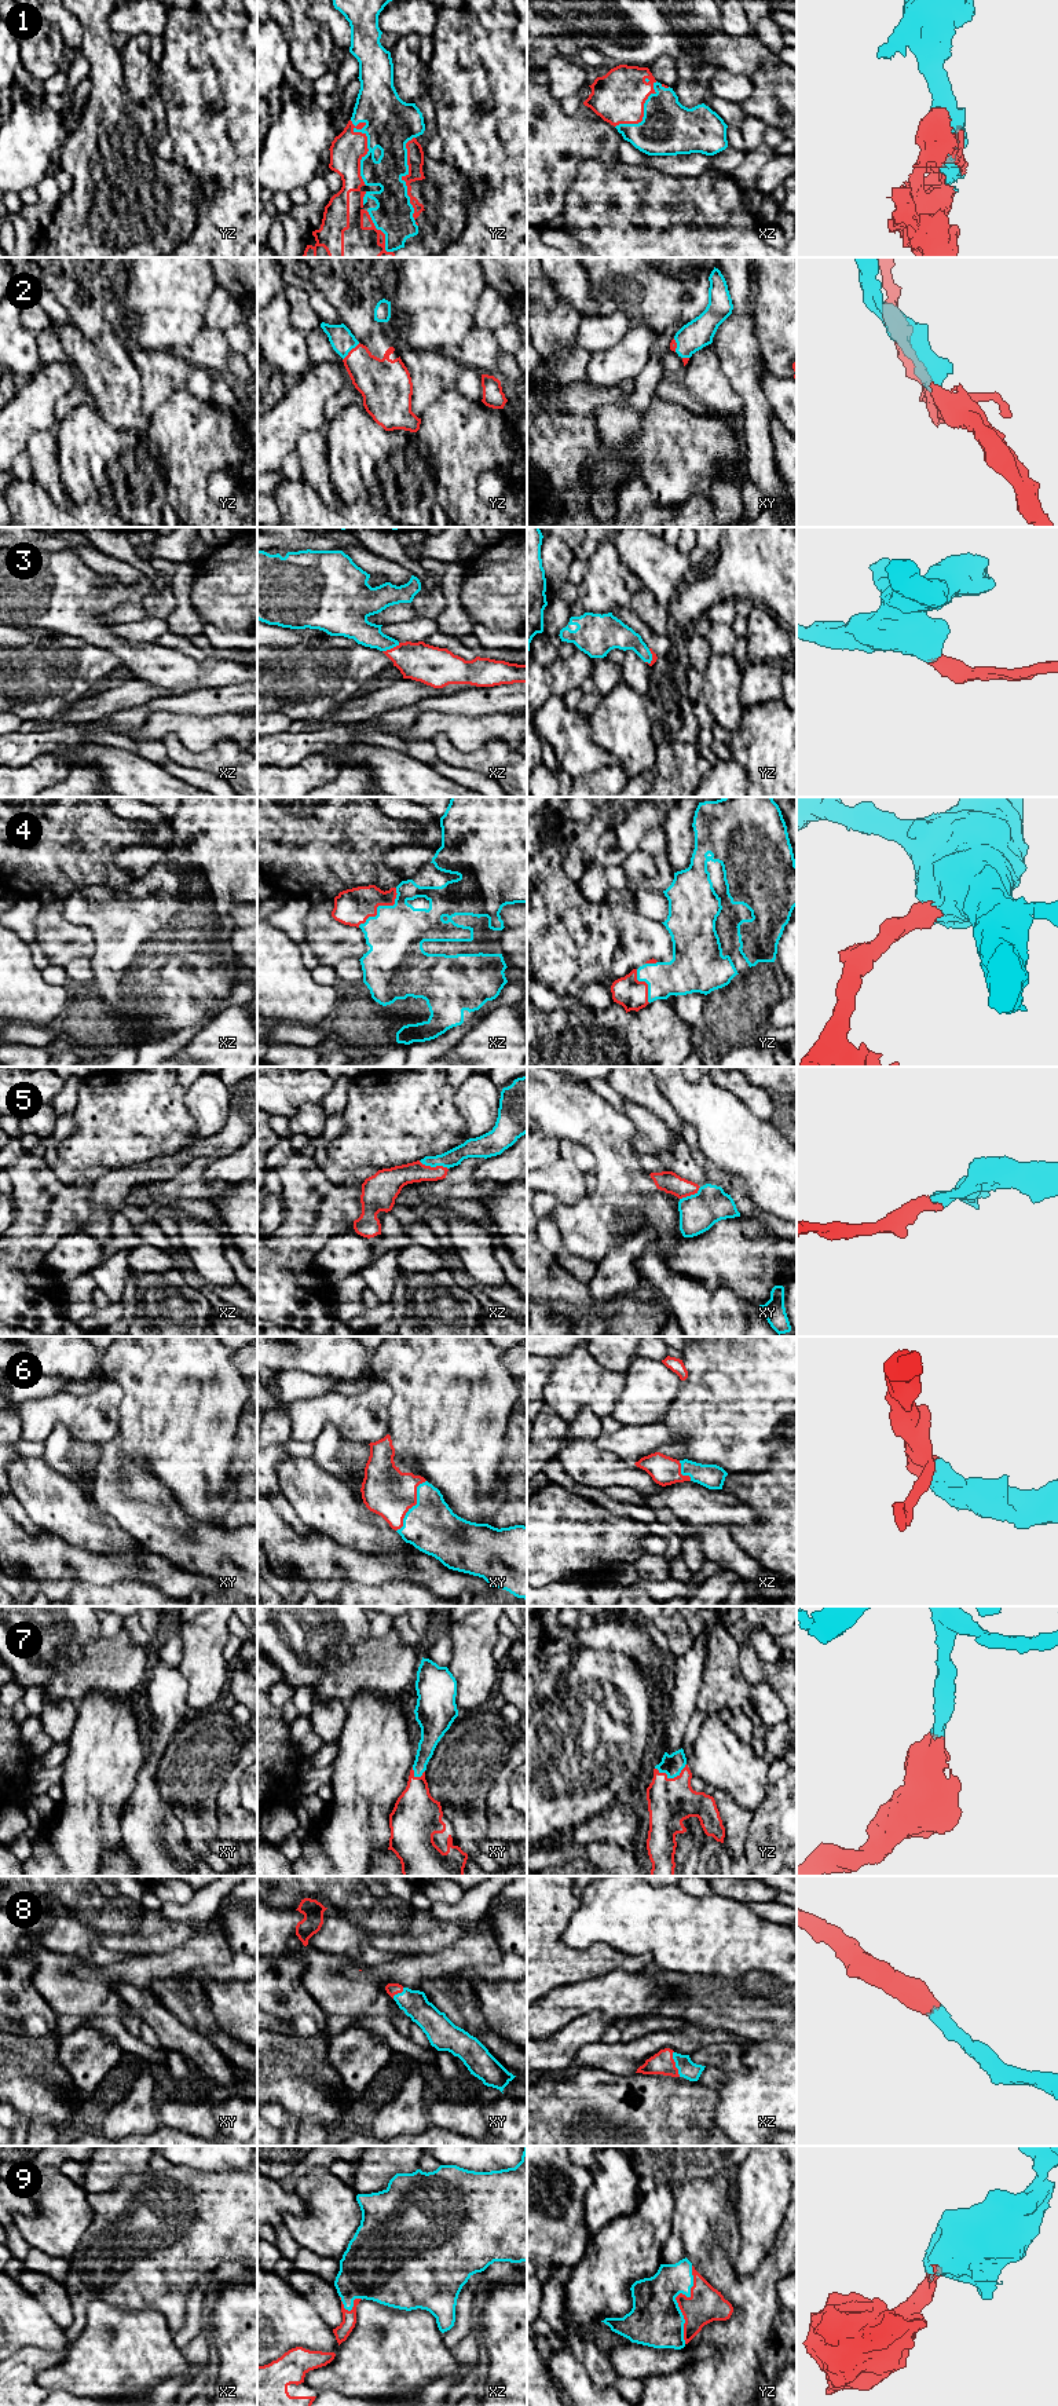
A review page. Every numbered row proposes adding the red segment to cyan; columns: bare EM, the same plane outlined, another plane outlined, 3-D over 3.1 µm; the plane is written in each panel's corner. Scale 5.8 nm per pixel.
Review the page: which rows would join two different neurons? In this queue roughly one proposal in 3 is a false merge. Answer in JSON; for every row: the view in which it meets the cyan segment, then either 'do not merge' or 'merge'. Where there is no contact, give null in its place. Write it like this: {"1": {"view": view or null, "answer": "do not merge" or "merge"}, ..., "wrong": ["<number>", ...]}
{"1": {"view": "yz", "answer": "merge"}, "2": {"view": "yz", "answer": "merge"}, "3": {"view": "xz", "answer": "merge"}, "4": {"view": "xz", "answer": "merge"}, "5": {"view": "xz", "answer": "merge"}, "6": {"view": "xy", "answer": "merge"}, "7": {"view": "yz", "answer": "merge"}, "8": {"view": "xz", "answer": "merge"}, "9": {"view": "yz", "answer": "merge"}, "wrong": []}

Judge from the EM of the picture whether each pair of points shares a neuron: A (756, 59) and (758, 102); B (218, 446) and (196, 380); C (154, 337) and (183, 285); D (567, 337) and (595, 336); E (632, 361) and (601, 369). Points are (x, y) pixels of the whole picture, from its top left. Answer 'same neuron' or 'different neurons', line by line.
A: different neurons
B: different neurons
C: same neuron
D: different neurons
E: same neuron

